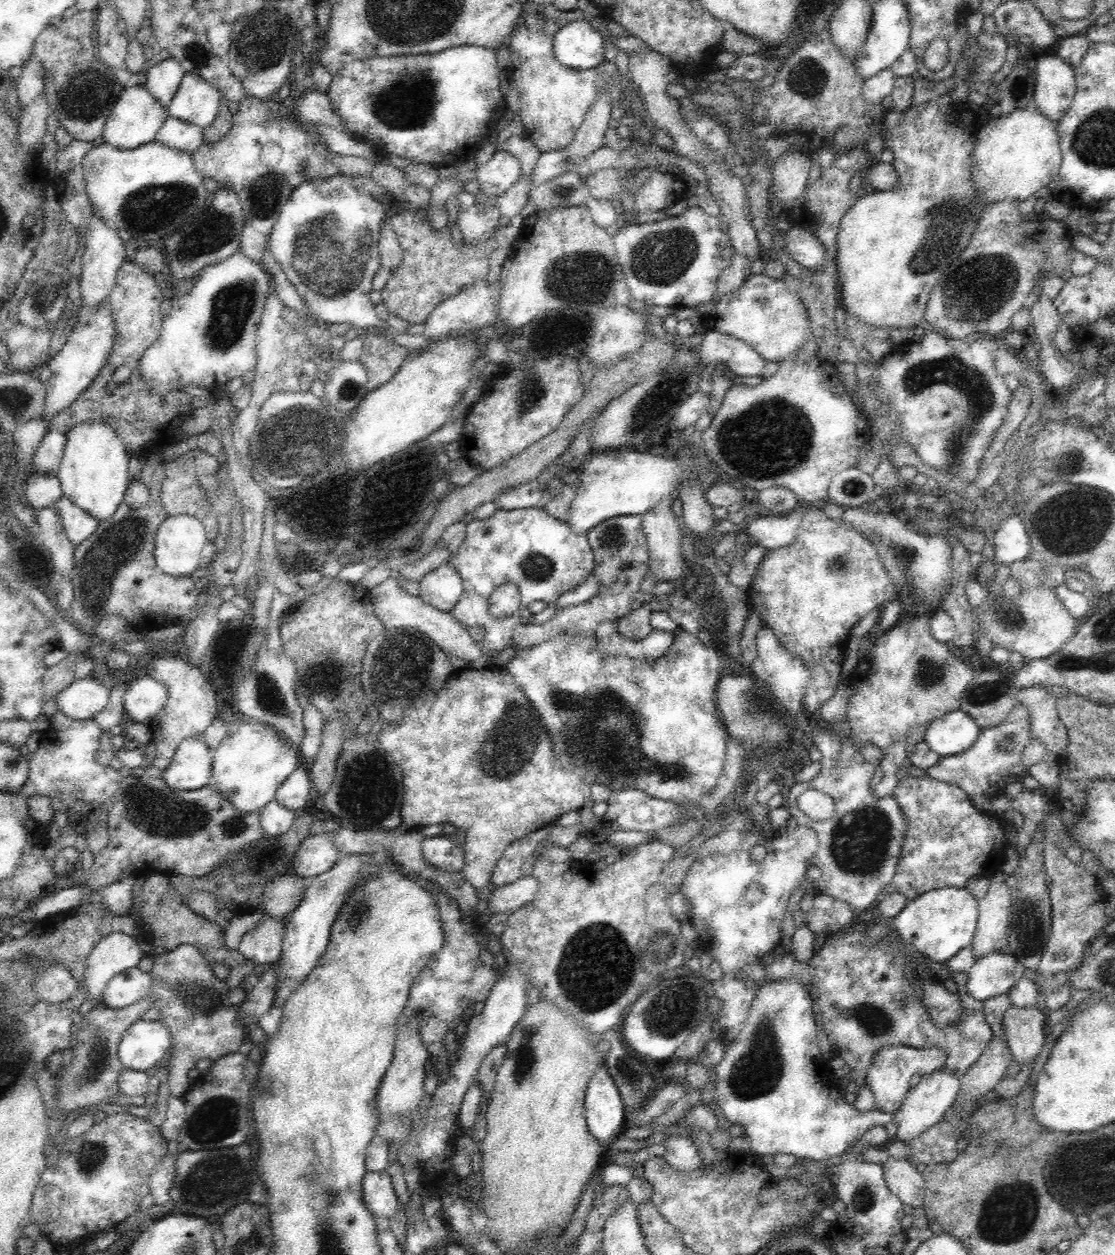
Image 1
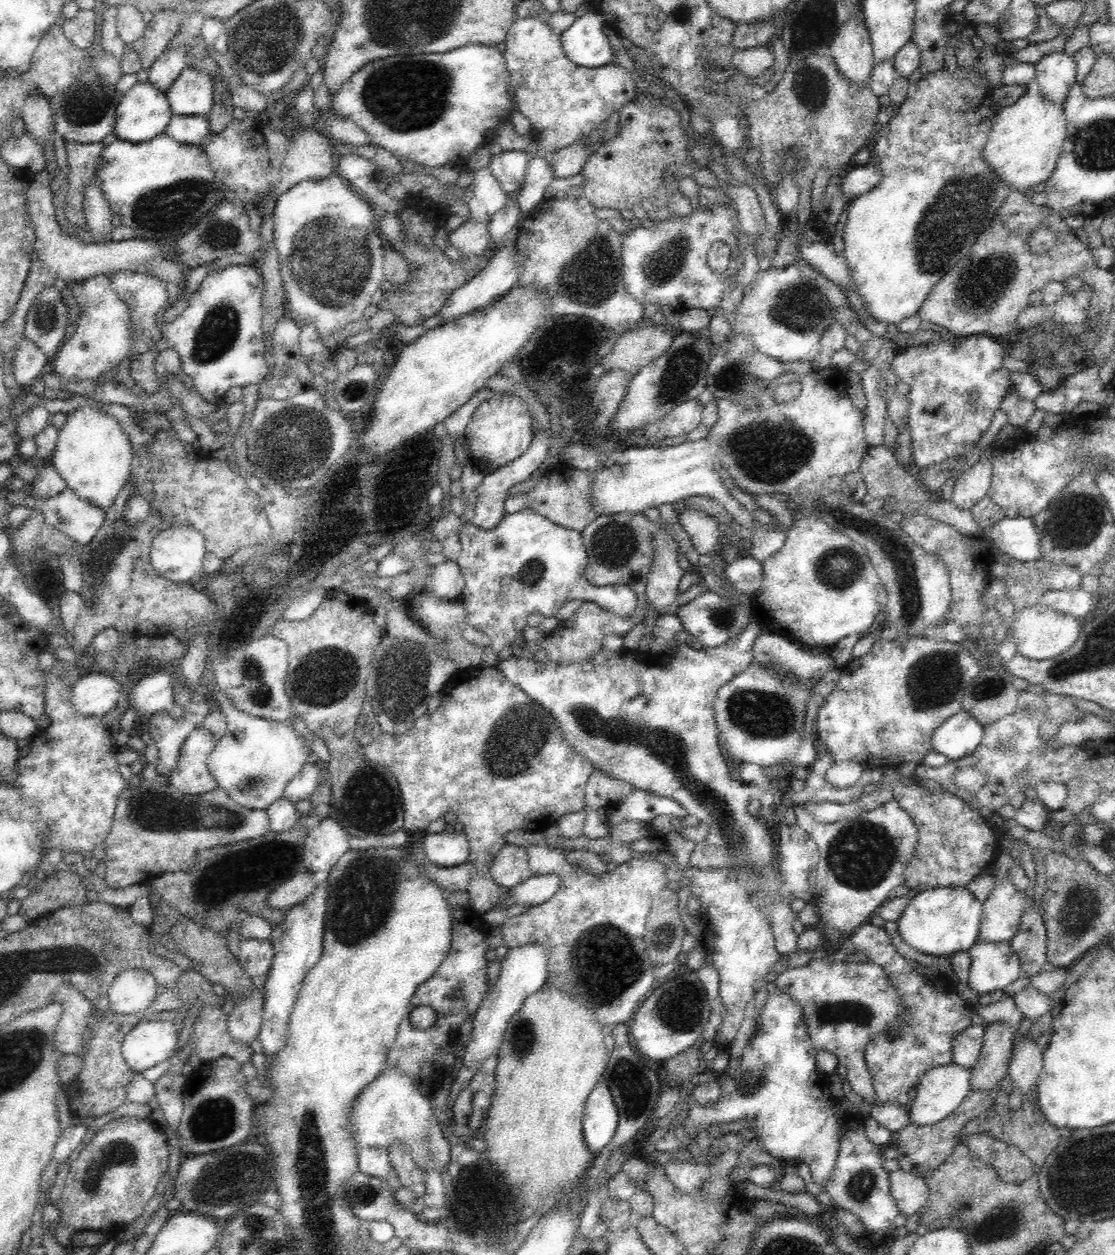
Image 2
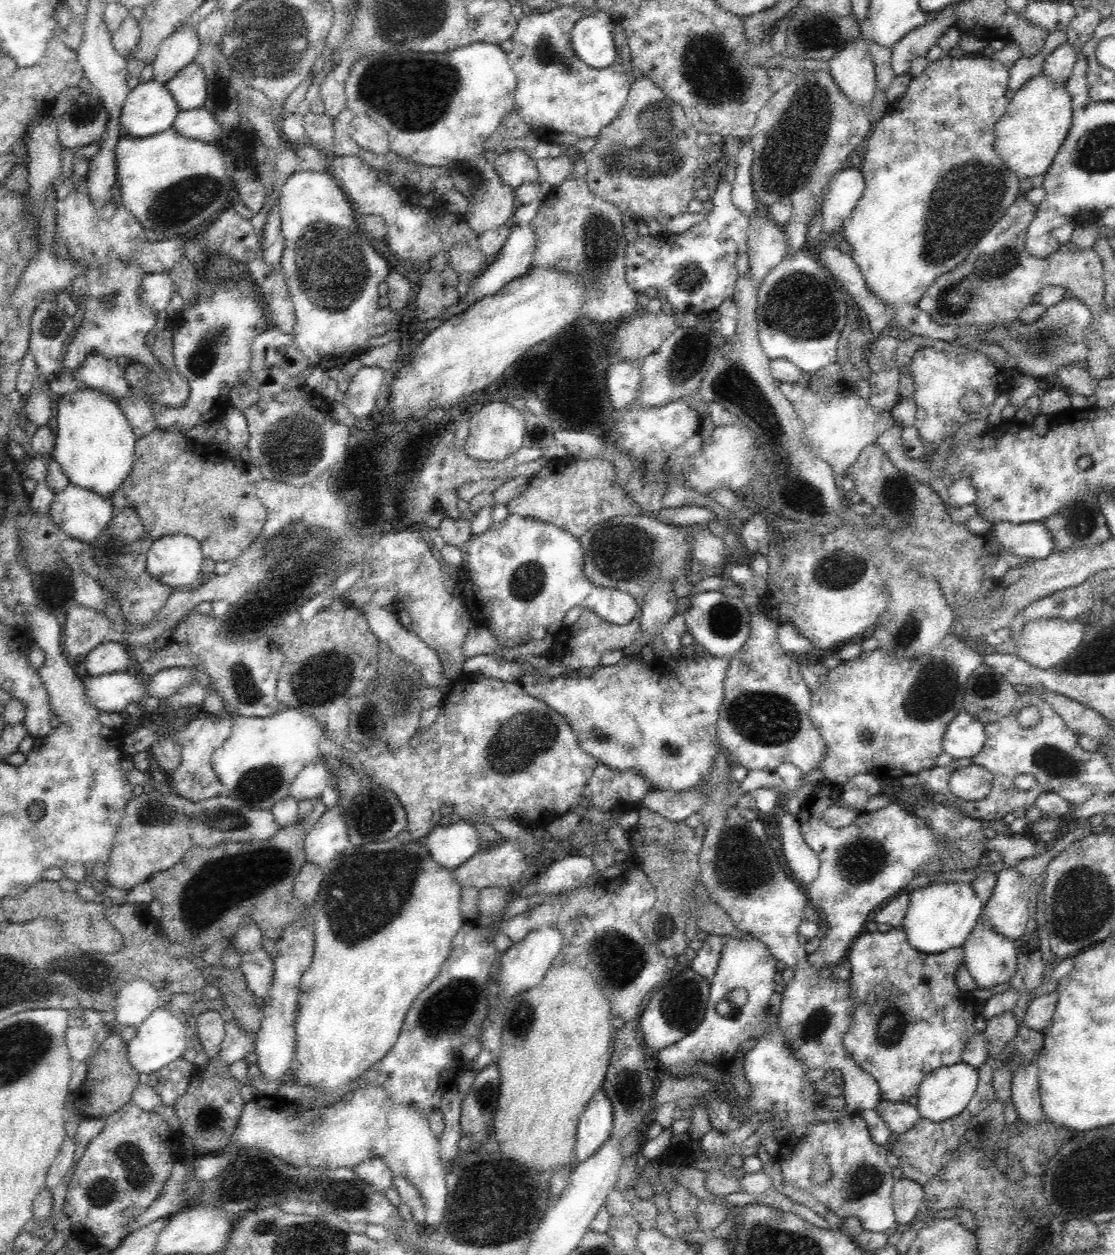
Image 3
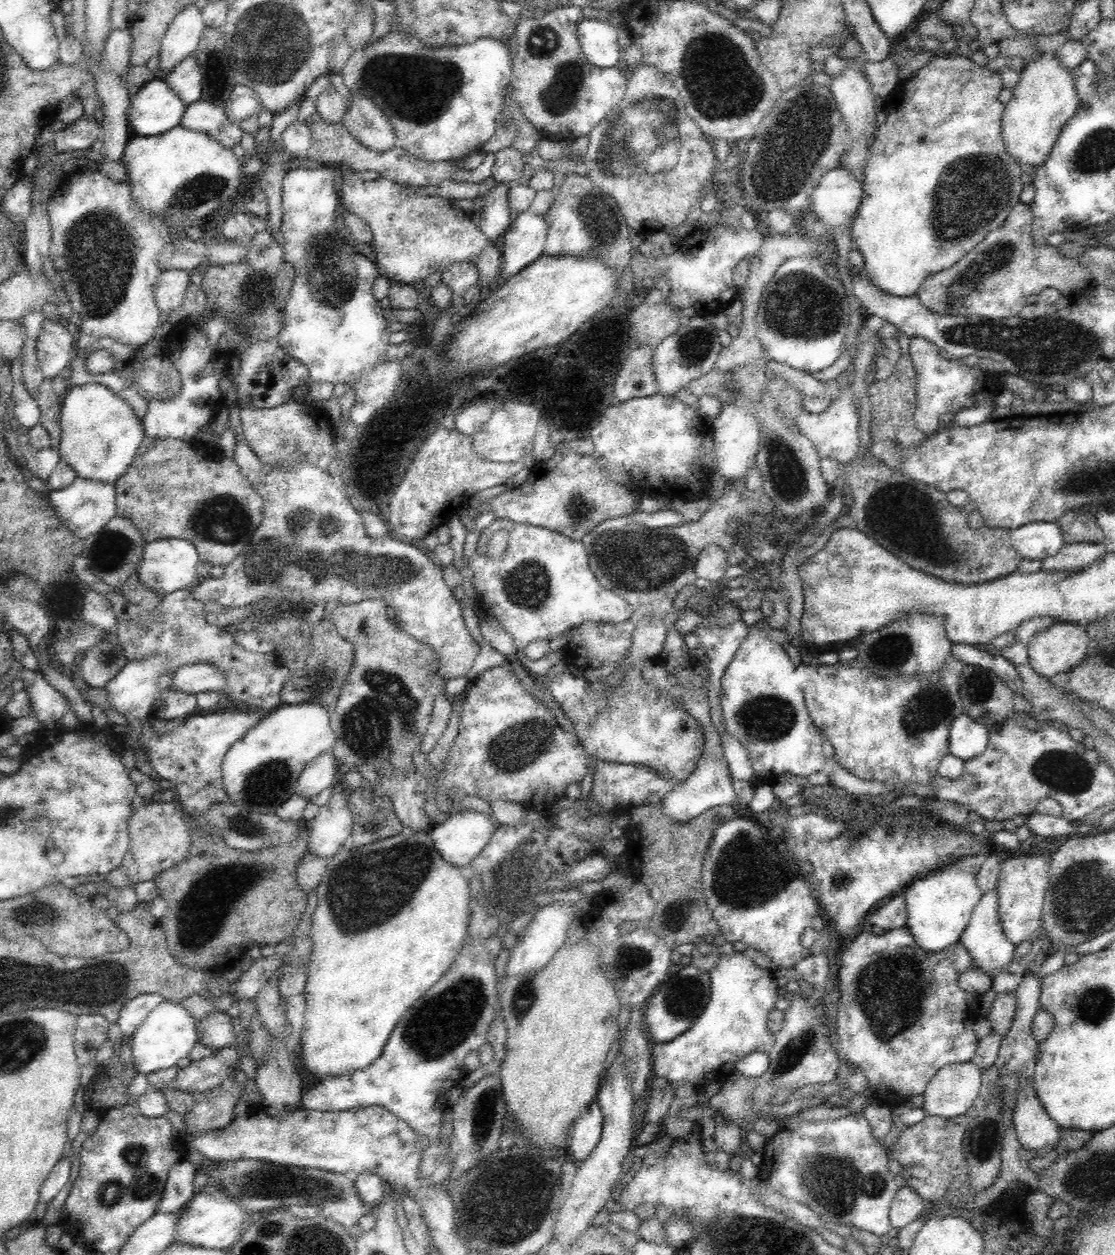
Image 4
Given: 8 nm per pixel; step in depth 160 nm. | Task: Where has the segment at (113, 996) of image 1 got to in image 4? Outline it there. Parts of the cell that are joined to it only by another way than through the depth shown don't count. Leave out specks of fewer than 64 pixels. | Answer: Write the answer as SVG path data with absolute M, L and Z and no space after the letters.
M142 994L124 1004L117 1020L121 1036L132 1036L150 1014L150 1011L162 1002L164 1002L164 998L158 994Z

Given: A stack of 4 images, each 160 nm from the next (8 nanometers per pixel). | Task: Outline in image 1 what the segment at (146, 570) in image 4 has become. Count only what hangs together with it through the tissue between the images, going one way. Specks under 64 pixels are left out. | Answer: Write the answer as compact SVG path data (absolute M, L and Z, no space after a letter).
M185 513L167 516L155 536L155 563L158 570L170 576L188 576L200 567L200 553L207 544L206 531L197 517Z

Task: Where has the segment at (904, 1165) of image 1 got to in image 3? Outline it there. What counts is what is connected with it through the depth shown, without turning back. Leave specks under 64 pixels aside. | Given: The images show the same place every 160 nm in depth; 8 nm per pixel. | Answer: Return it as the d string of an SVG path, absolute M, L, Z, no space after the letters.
M902 1175L894 1179L891 1197L897 1224L910 1225L924 1202L925 1192L922 1184Z

